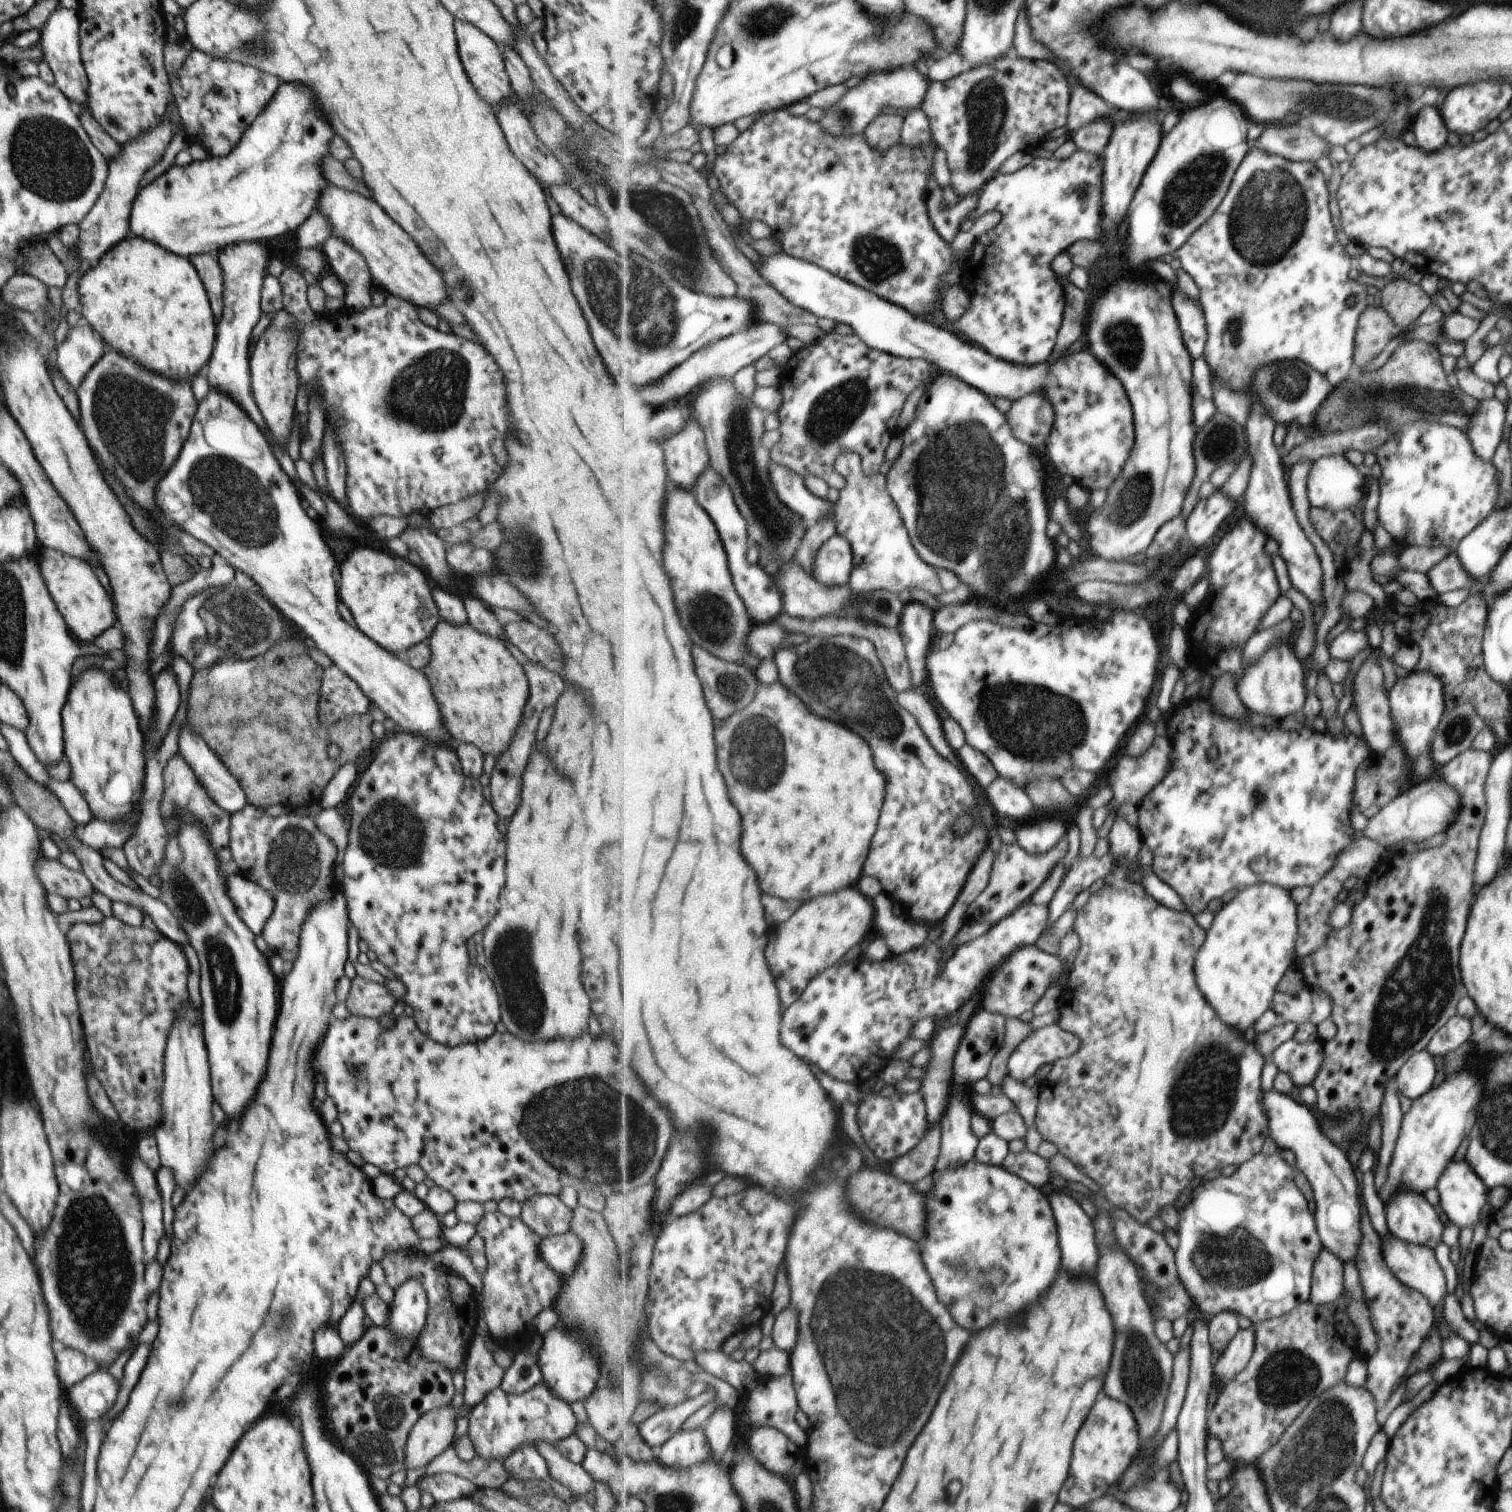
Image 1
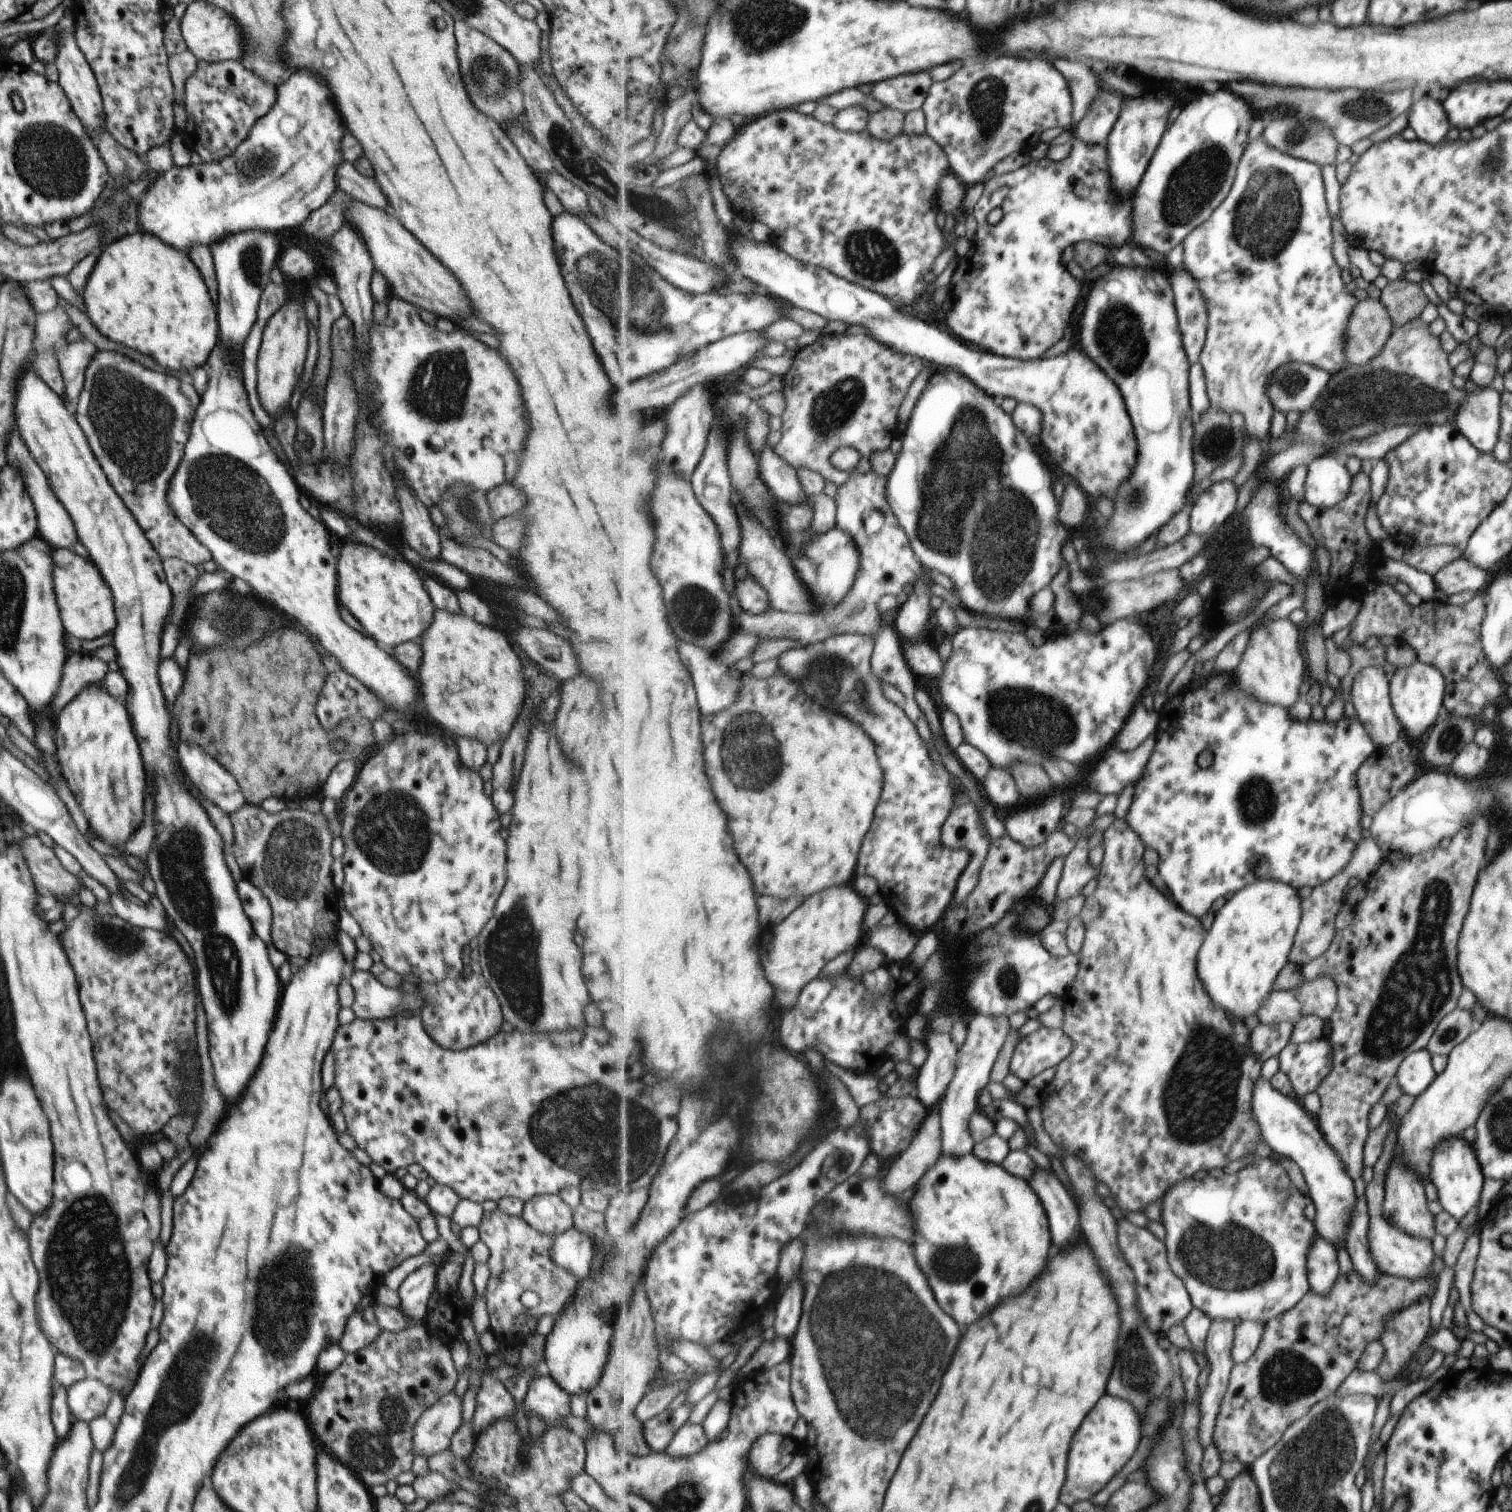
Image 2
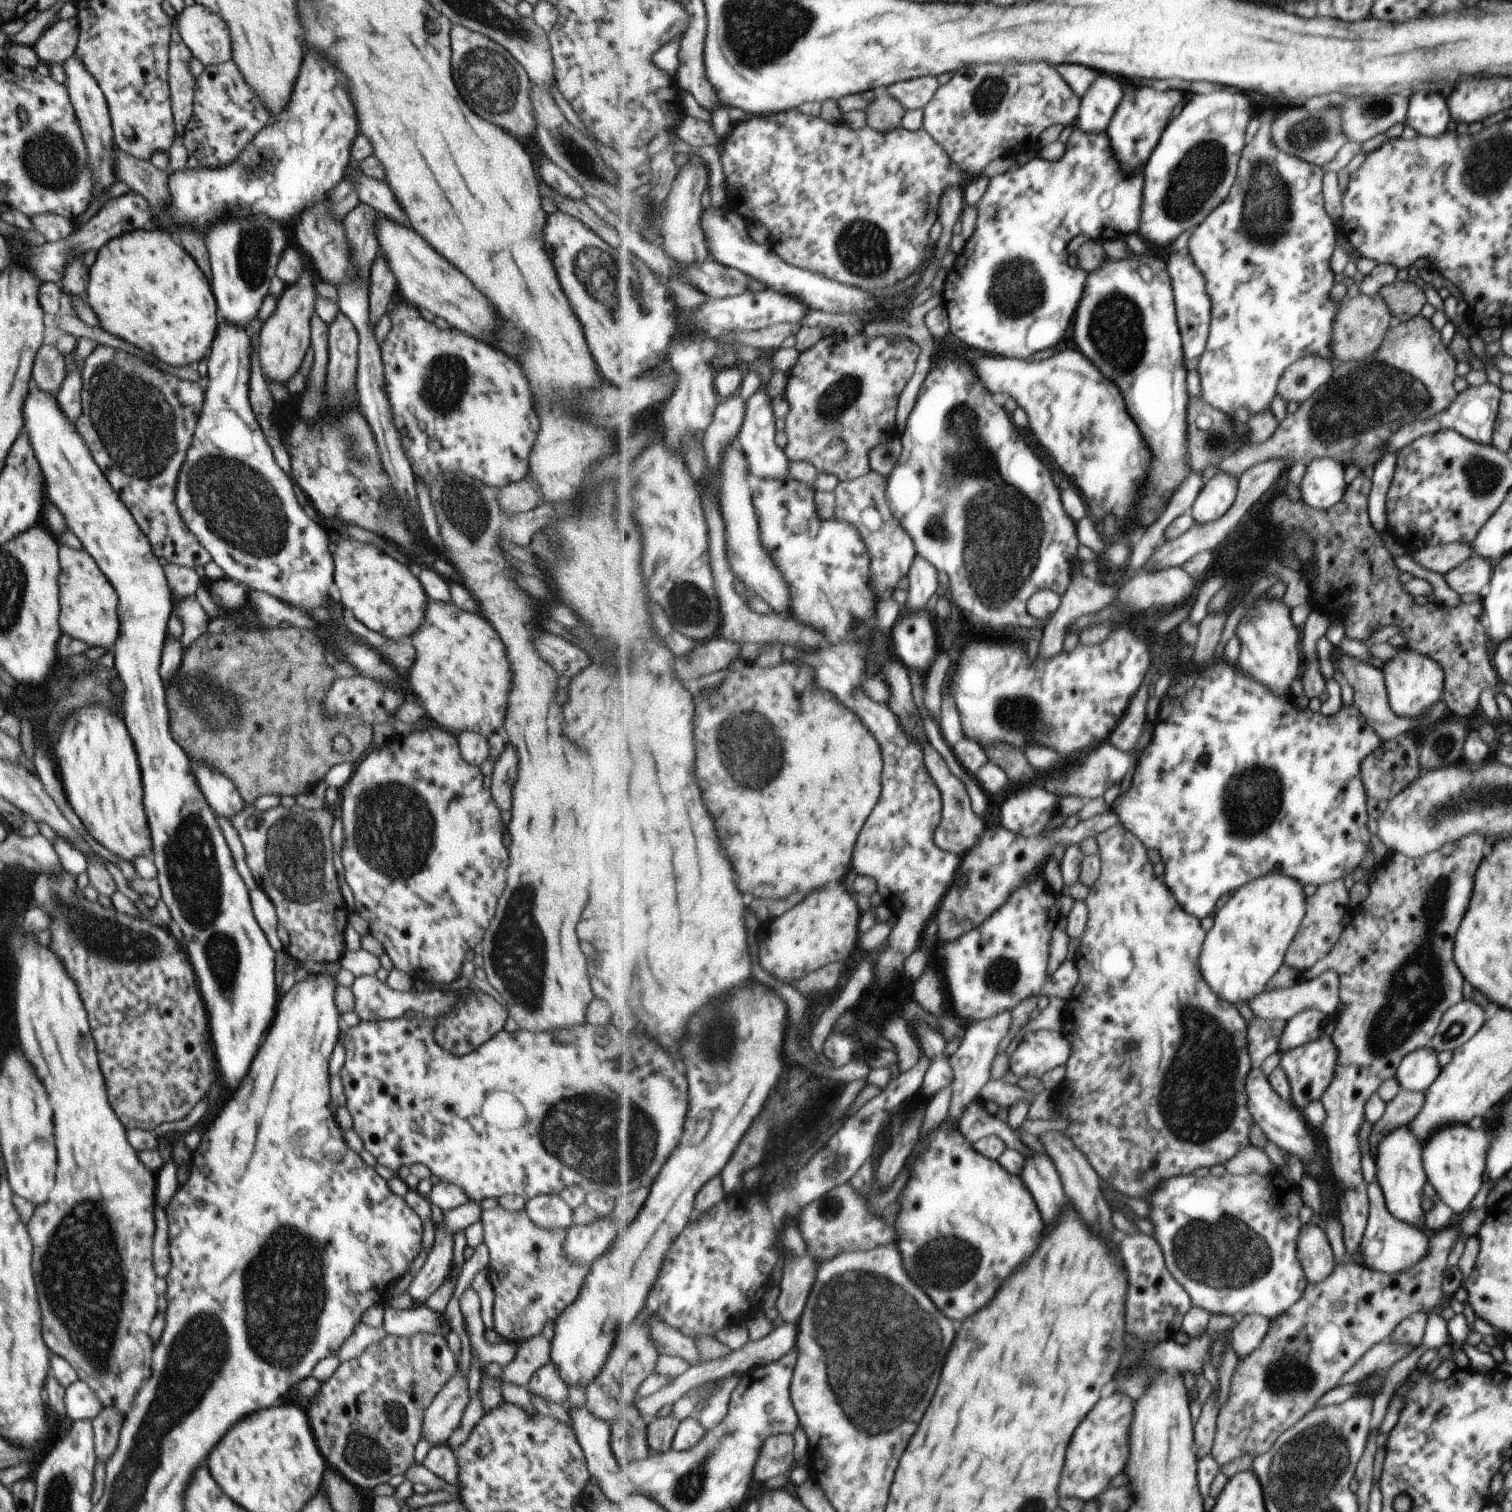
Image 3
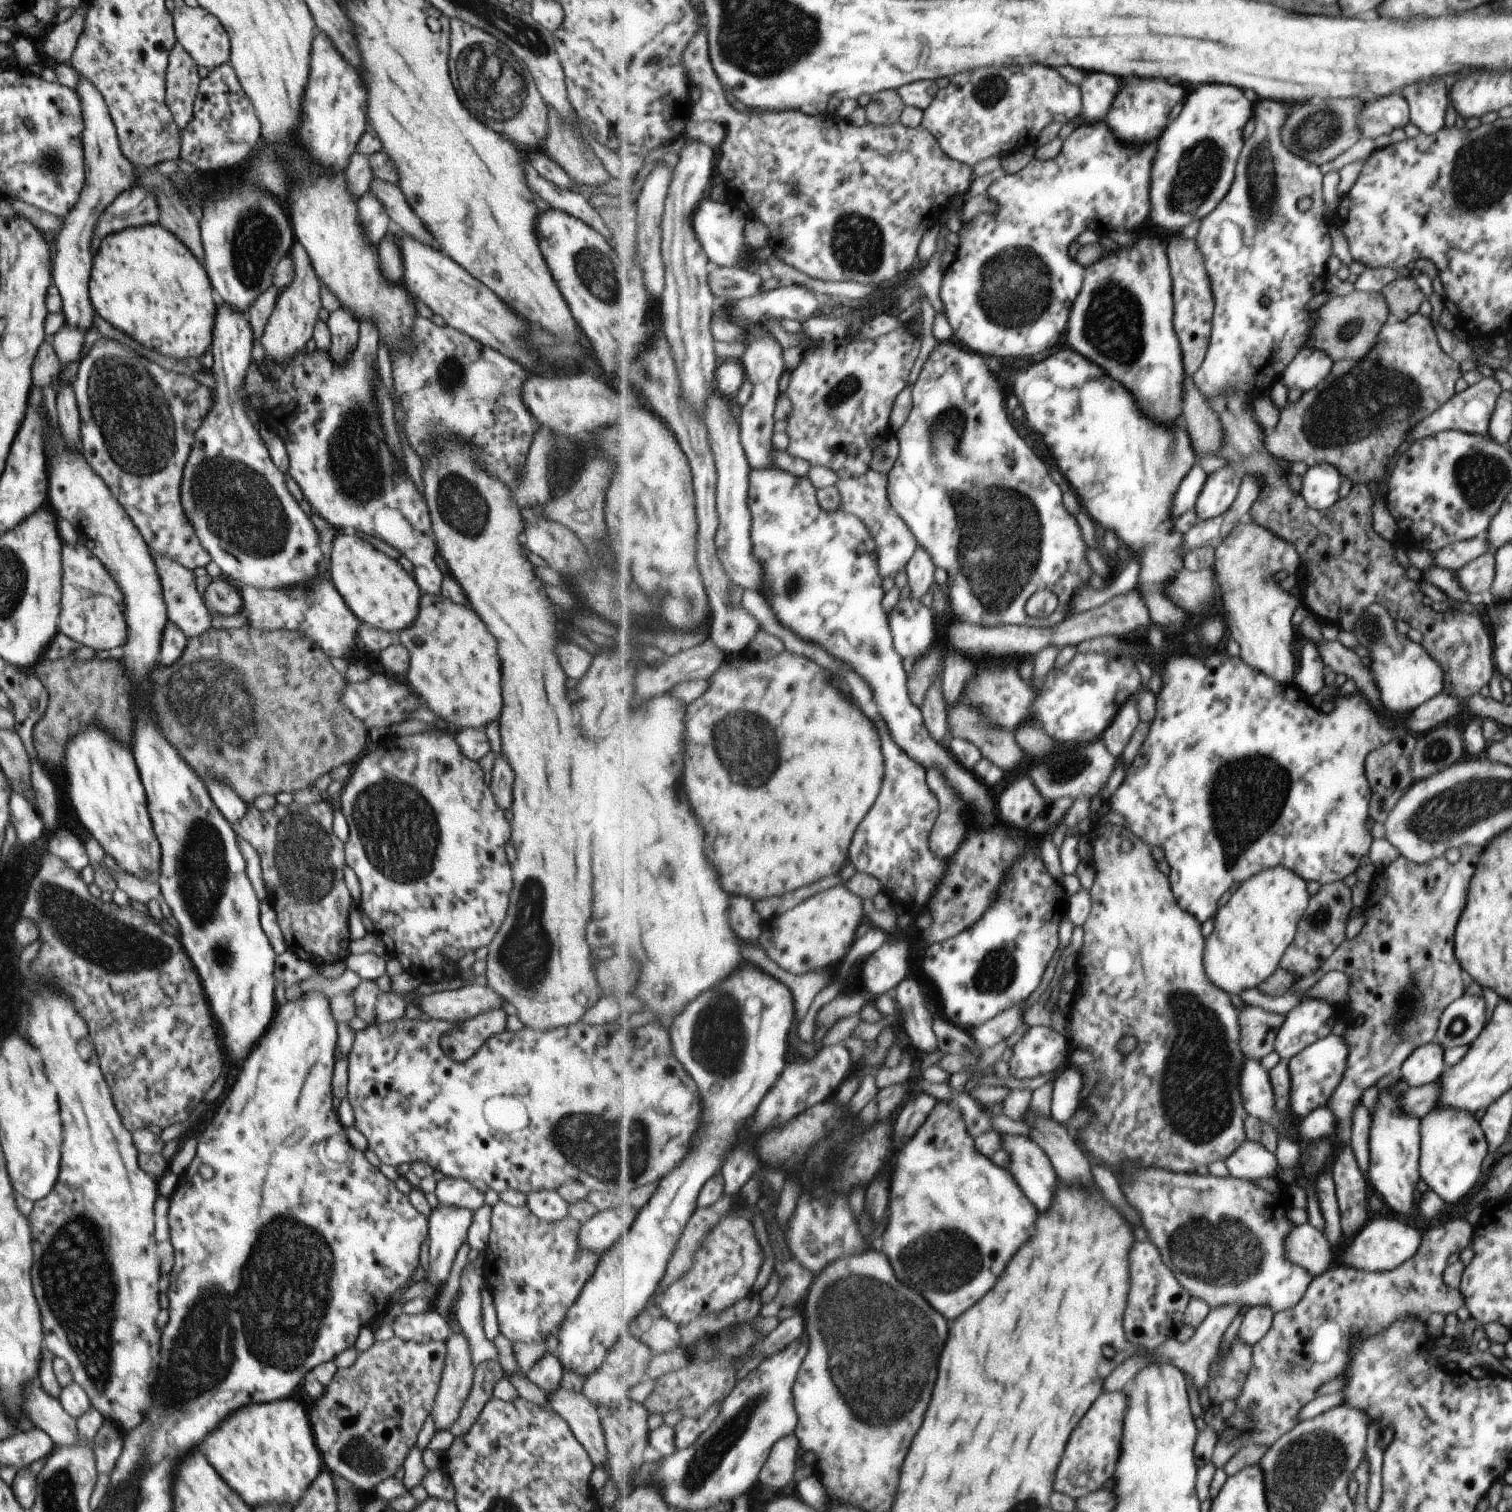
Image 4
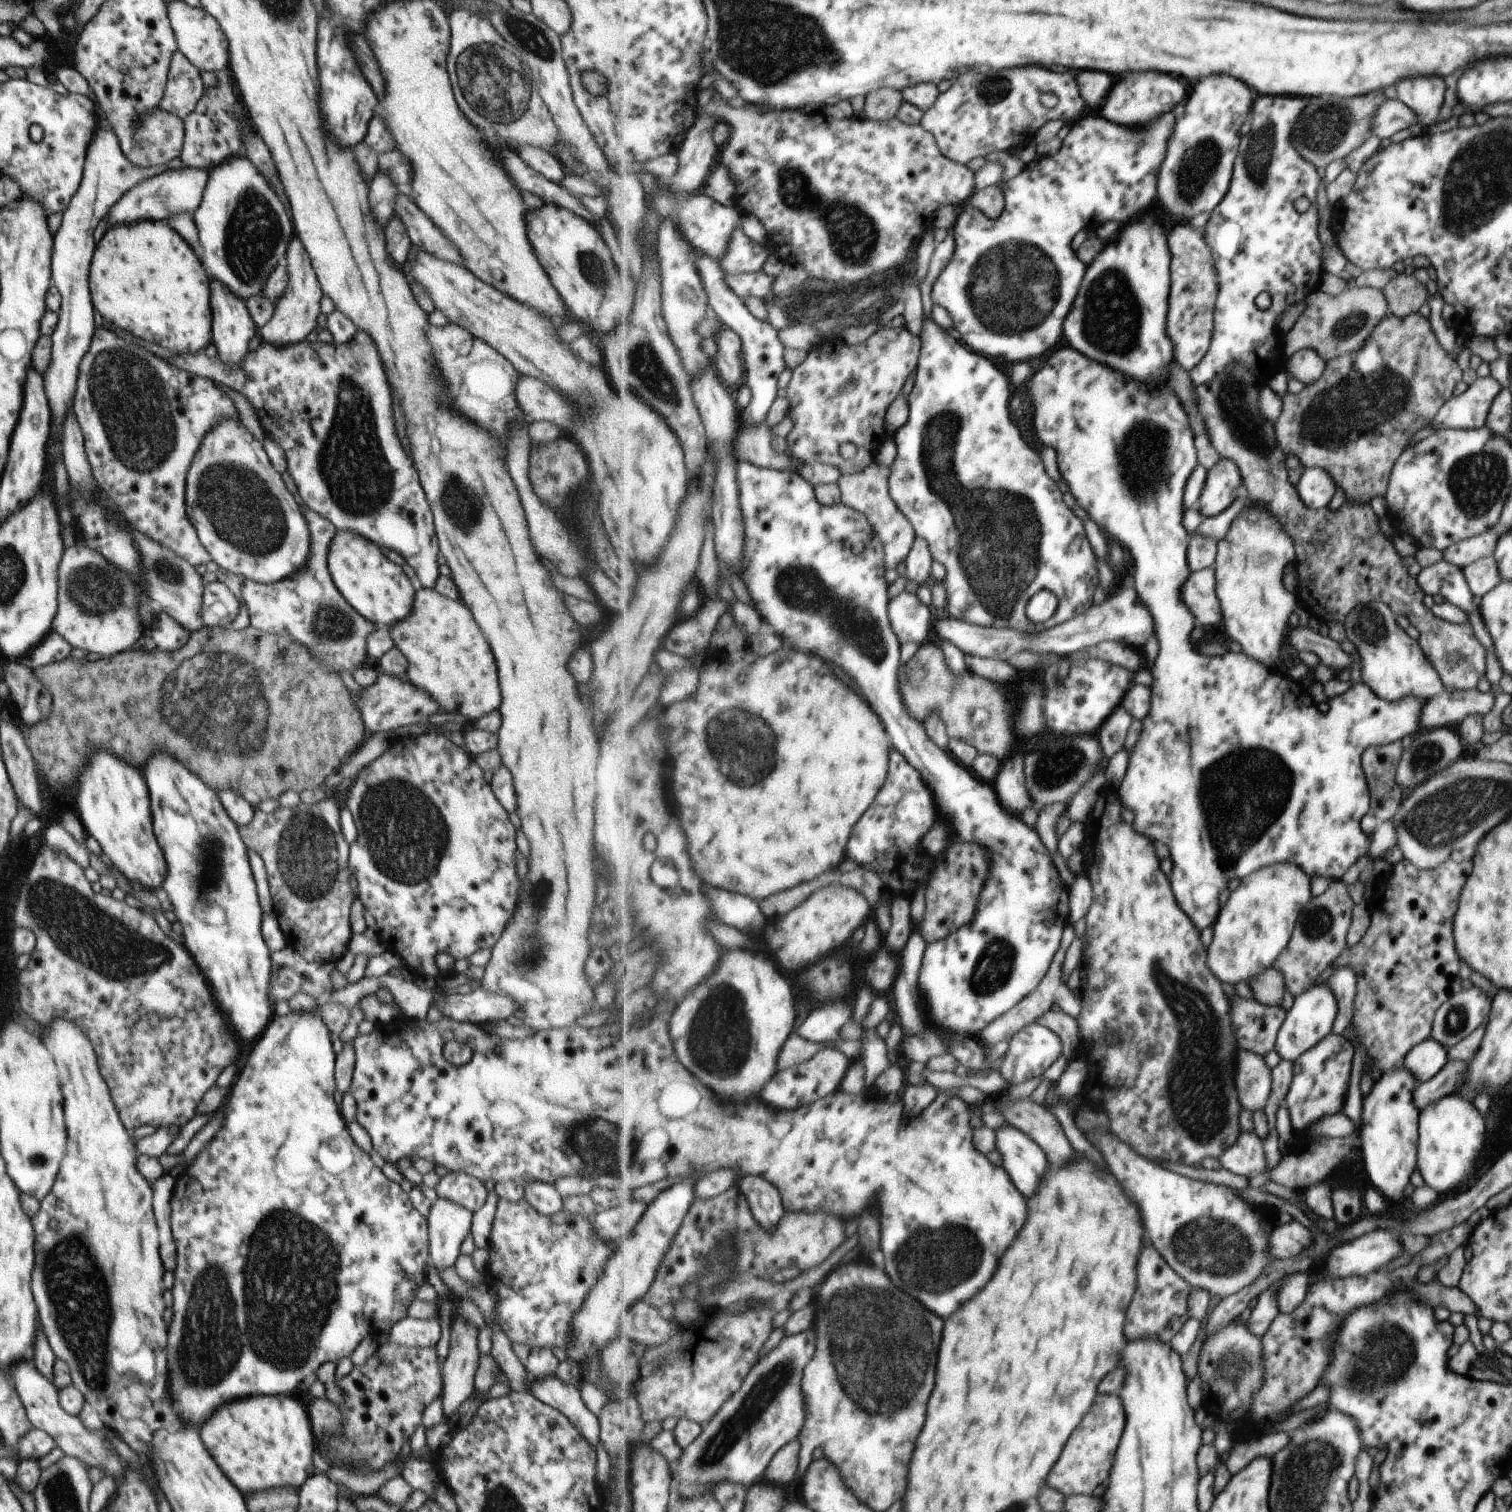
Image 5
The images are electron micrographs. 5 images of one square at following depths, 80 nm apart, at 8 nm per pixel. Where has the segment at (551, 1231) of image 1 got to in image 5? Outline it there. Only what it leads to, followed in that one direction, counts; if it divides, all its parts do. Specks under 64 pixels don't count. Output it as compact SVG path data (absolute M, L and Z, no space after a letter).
M529 1181L523 1188L523 1198L538 1213L549 1216L562 1209L562 1198L551 1183Z

